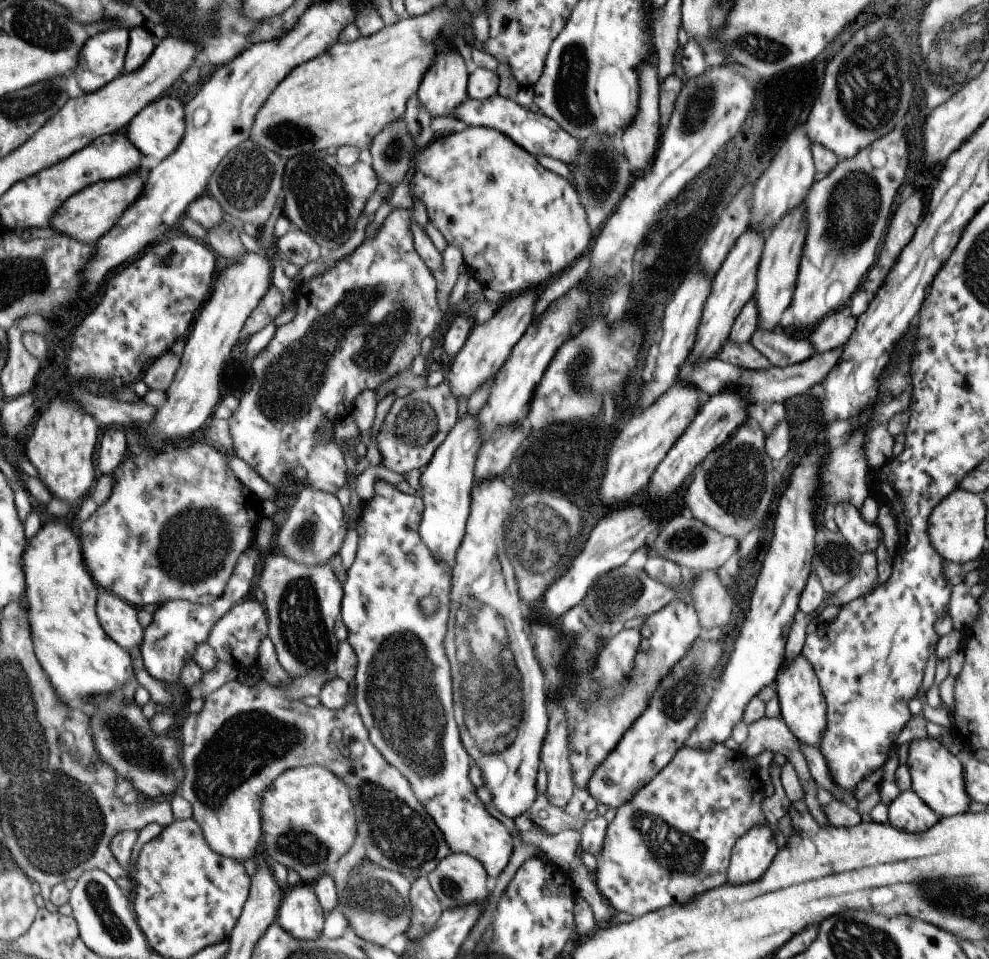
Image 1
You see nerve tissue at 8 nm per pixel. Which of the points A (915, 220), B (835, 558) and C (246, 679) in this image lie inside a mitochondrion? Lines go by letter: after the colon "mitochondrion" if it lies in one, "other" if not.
A: other
B: mitochondrion
C: other

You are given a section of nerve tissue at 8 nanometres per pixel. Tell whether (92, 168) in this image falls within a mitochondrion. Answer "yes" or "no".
no

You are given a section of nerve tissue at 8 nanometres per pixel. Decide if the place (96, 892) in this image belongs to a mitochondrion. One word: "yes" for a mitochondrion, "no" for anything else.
yes

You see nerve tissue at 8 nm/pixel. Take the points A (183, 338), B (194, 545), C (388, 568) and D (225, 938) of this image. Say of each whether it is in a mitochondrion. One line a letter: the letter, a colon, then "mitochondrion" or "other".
A: other
B: mitochondrion
C: other
D: other

